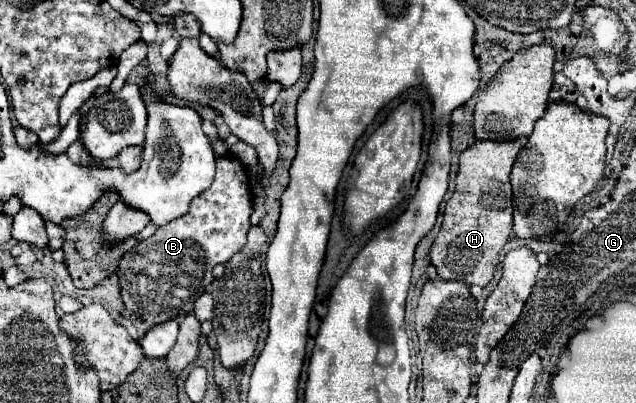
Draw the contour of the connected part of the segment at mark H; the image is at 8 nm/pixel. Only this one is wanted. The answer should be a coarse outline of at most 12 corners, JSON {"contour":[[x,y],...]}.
{"contour":[[527,138],[459,156],[431,248],[439,278],[487,286],[513,234]]}

